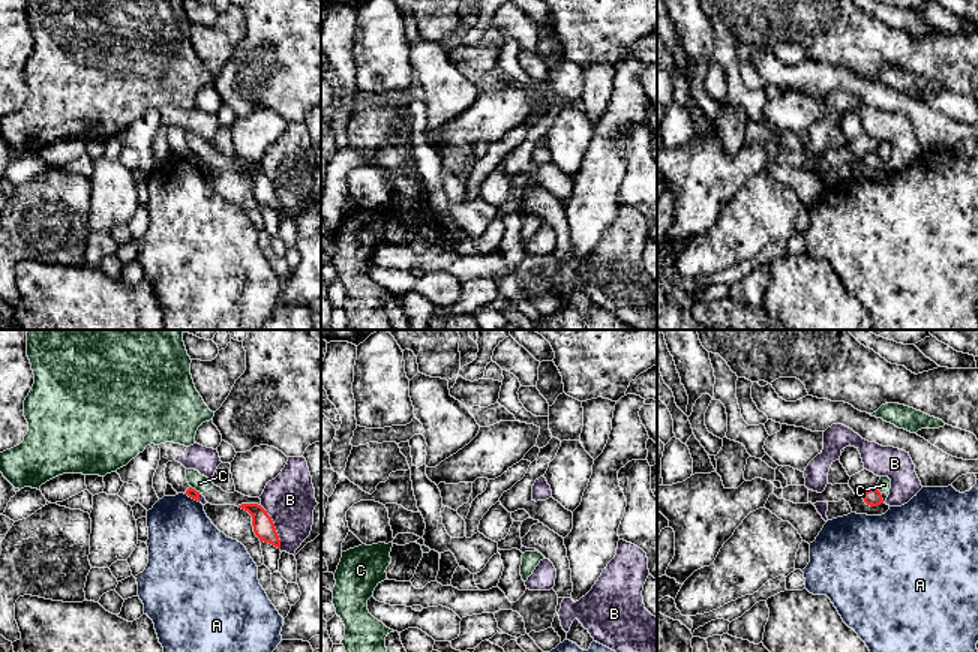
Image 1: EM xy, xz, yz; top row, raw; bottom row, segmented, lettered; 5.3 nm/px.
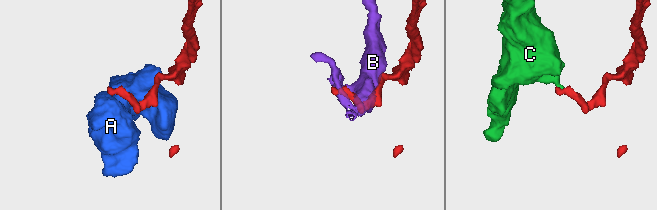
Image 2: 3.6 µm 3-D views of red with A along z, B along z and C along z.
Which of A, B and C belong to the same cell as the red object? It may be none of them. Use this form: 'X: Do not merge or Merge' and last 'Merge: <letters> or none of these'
A: Do not merge
B: Do not merge
C: Do not merge
Merge: none of these

